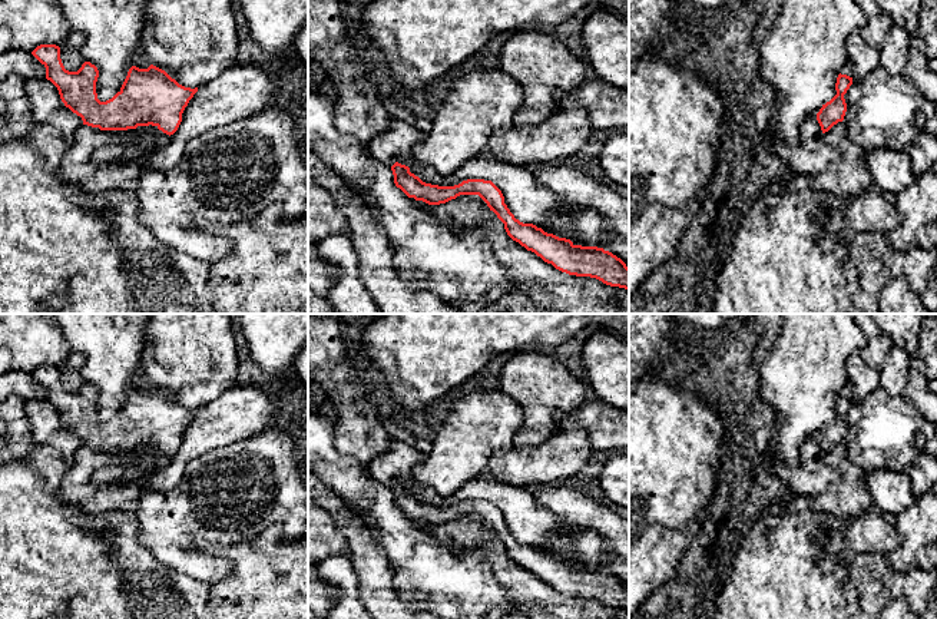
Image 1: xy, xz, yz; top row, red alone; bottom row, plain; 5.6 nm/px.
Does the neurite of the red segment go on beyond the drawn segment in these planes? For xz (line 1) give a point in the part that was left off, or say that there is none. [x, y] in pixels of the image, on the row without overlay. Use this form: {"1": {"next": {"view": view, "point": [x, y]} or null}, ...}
{"1": {"next": null}}

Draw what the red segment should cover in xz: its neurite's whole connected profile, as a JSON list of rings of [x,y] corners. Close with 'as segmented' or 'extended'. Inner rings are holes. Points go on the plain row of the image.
[[[398,483],[391,491],[397,509],[408,519],[428,526],[446,524],[460,516],[479,516],[504,544],[507,556],[544,583],[569,596],[590,598],[606,606],[629,610],[629,589],[620,579],[603,569],[575,566],[570,560],[547,555],[533,544],[520,543],[491,502],[467,500],[454,507],[438,507],[423,503]]] | as segmented

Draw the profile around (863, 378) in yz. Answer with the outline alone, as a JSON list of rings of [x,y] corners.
[[[854,352],[847,367],[847,383],[852,387],[852,404],[858,404],[878,388],[878,373],[864,361],[860,352]]]

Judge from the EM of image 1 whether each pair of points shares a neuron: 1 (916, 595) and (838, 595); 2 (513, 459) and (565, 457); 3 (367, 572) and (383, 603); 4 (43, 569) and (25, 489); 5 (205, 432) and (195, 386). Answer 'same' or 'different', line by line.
1: different
2: same
3: same
4: same
5: different

